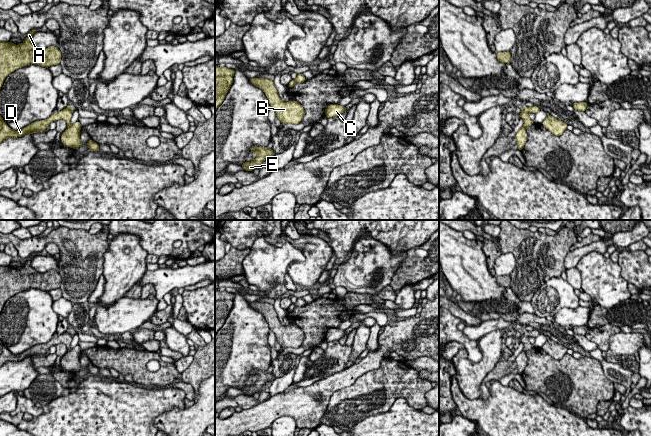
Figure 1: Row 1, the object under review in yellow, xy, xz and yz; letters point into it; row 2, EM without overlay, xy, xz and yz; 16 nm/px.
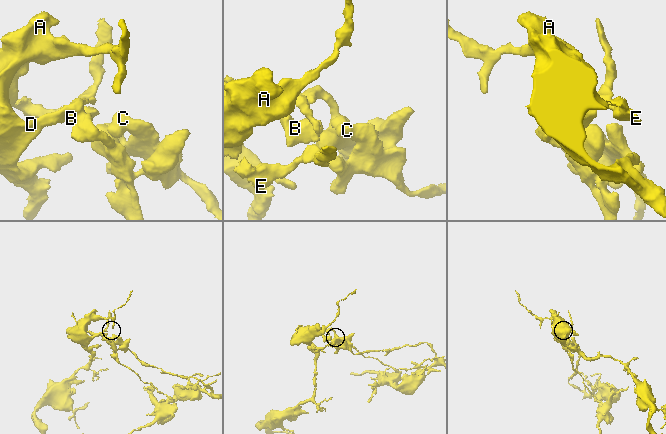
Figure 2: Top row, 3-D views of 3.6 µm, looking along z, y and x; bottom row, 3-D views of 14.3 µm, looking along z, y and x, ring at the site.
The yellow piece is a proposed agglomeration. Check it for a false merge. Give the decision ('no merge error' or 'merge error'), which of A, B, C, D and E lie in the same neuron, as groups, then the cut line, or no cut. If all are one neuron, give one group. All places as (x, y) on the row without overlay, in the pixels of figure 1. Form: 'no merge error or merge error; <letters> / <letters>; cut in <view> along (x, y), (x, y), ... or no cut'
no merge error; A B C D E; no cut

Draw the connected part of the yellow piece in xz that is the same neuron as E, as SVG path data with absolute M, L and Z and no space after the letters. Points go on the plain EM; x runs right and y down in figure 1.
M253 371L250 375L255 377L257 381L254 385L244 386L242 388L242 392L246 395L253 395L255 392L258 392L263 385L273 379L273 373L268 373L267 371Z

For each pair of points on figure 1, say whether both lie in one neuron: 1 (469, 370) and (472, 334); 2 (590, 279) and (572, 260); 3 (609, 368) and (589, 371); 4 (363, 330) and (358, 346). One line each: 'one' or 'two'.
1: two
2: two
3: two
4: one

